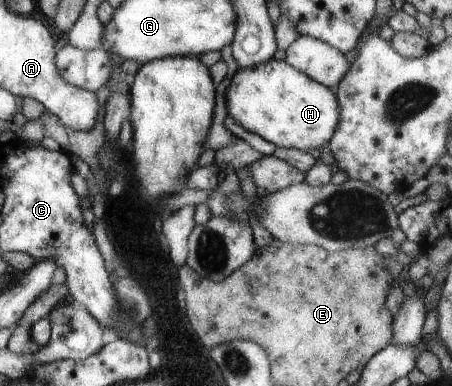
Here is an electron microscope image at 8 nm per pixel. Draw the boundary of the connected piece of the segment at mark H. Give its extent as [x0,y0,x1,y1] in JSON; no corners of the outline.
[224,59,340,150]

